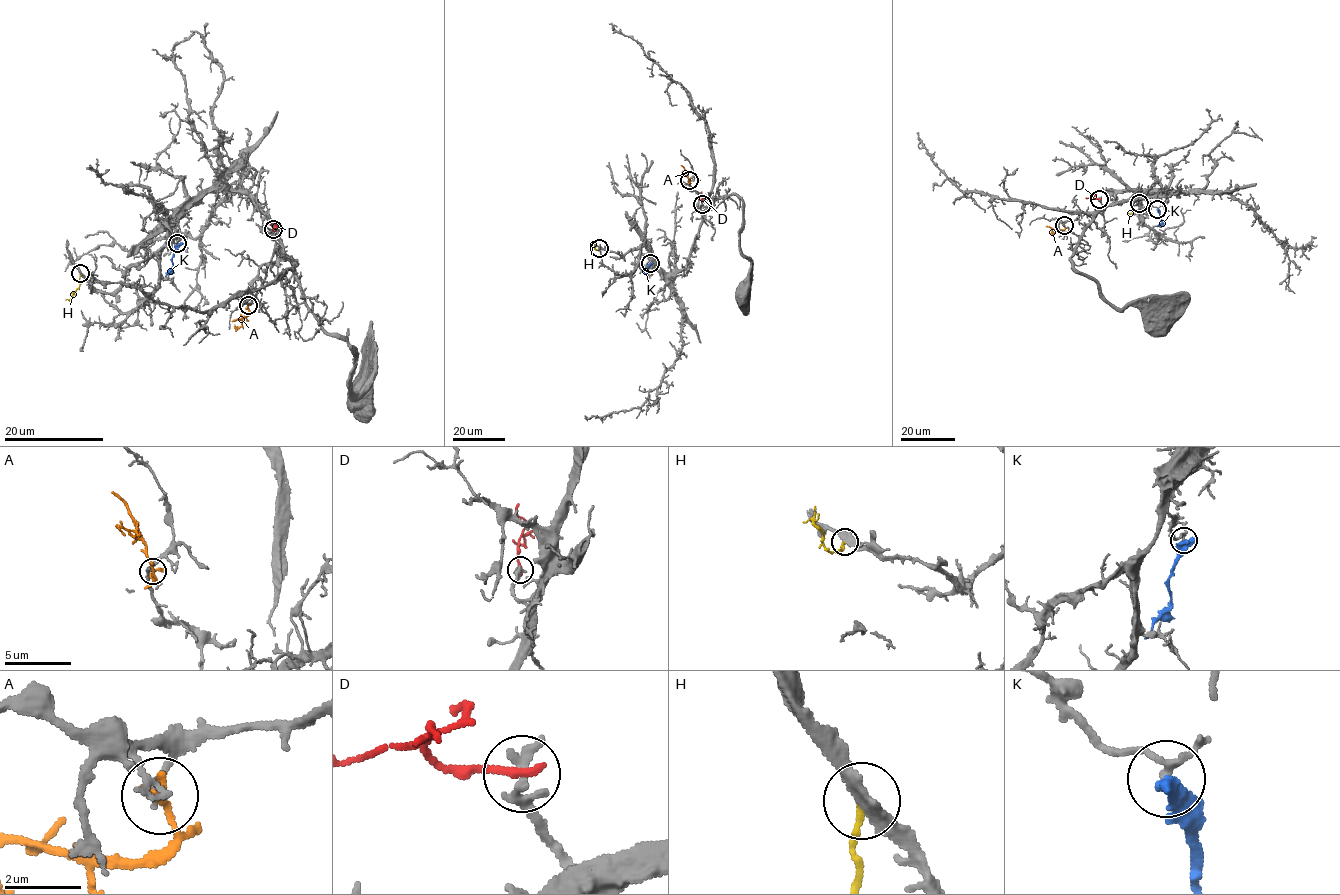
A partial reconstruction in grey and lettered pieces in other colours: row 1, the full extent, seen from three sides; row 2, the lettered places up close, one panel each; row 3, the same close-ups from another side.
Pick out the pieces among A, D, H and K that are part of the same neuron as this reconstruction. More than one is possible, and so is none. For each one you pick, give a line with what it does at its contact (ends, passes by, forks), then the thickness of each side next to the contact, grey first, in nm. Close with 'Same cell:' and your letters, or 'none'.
Same cell: none

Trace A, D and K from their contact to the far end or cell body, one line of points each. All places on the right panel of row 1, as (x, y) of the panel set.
A: (1064, 225), (1062, 229), (1046, 226)
D: (1100, 199), (1085, 197)
K: (1157, 209), (1161, 222), (1157, 226)

